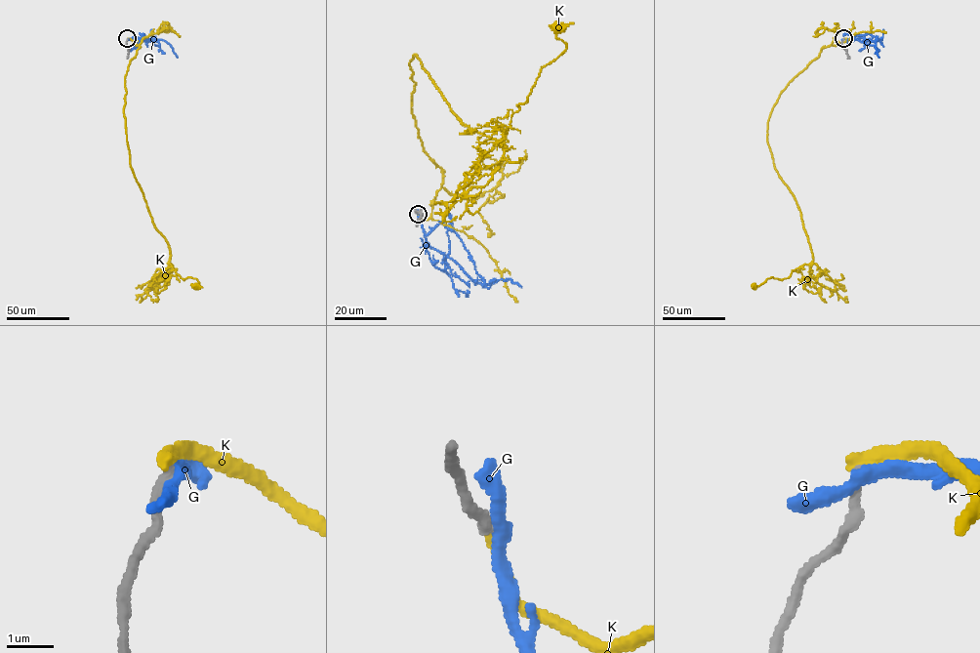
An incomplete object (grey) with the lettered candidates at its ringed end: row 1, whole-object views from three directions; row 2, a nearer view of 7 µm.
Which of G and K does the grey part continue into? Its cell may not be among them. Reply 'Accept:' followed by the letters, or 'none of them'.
Accept: none of them

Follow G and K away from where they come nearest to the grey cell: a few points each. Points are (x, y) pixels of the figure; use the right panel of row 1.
G: (843, 39), (877, 39), (875, 47), (878, 57)
K: (843, 38), (824, 47), (789, 82), (767, 122), (773, 166), (800, 212), (813, 261), (787, 277), (754, 286)

